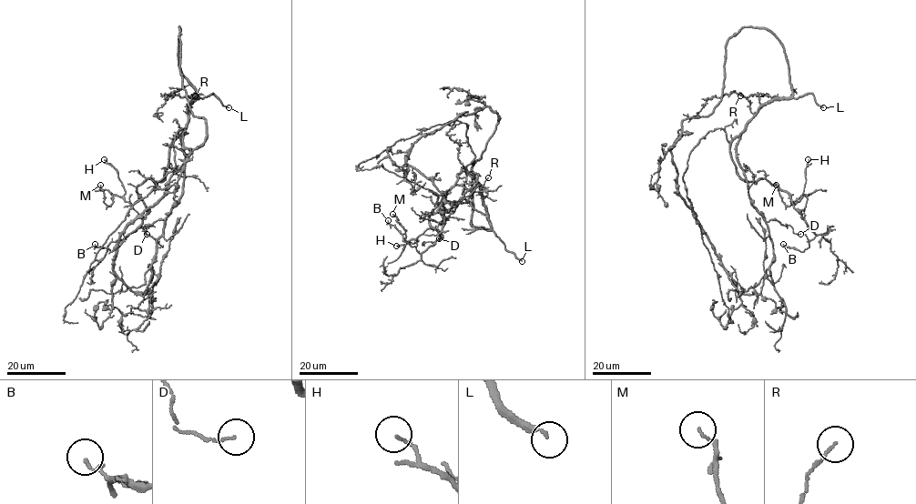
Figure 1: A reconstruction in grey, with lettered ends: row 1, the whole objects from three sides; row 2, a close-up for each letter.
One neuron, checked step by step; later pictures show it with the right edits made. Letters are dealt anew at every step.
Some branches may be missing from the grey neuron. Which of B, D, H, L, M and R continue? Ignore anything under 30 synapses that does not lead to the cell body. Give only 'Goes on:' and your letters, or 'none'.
Goes on: L

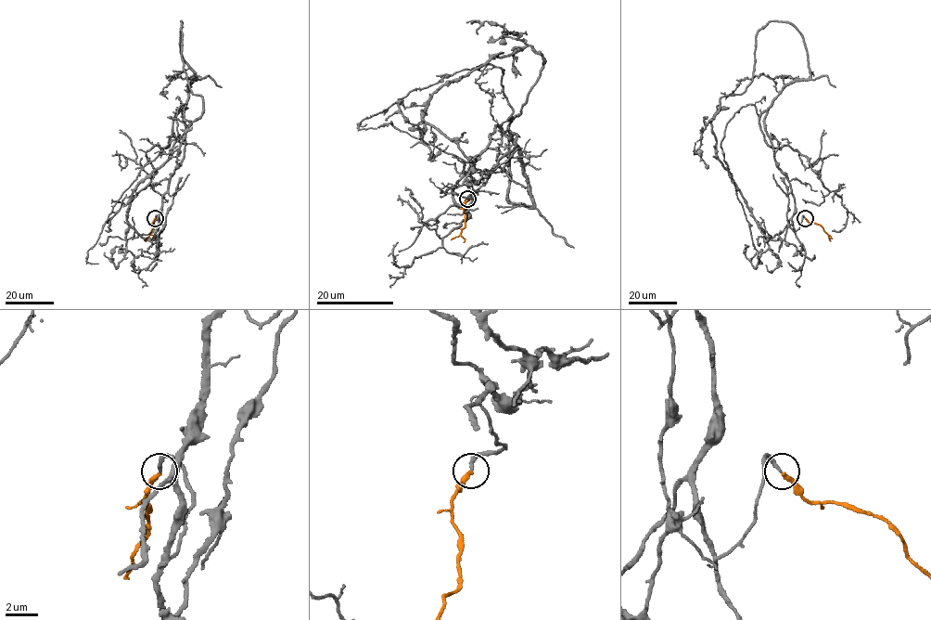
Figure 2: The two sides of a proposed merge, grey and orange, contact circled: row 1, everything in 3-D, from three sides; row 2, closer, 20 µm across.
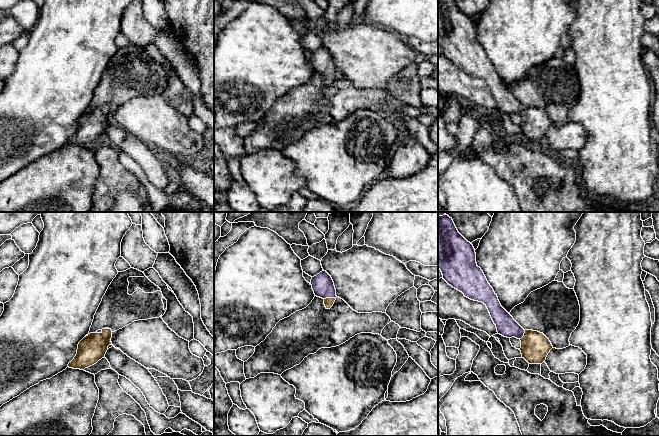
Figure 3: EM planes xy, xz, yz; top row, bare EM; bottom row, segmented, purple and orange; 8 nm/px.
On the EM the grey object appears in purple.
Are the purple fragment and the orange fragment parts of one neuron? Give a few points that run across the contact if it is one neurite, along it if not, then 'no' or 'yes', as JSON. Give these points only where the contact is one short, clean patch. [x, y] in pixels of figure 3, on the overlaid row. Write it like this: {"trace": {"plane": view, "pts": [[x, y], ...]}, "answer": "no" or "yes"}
{"trace": {"plane": "xz", "pts": [[322, 284], [329, 297], [328, 302]]}, "answer": "yes"}

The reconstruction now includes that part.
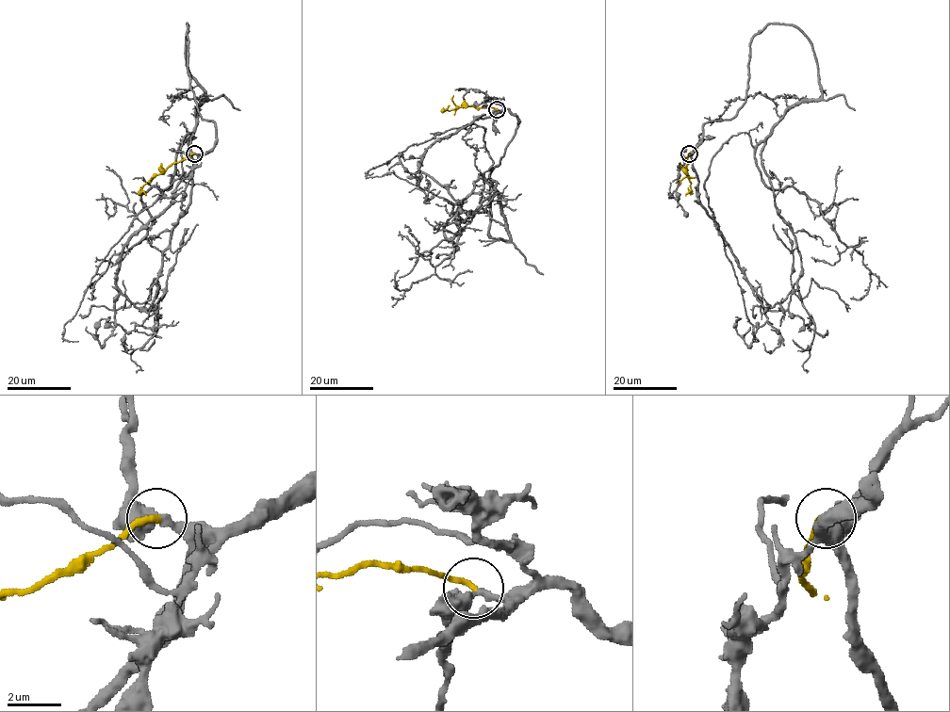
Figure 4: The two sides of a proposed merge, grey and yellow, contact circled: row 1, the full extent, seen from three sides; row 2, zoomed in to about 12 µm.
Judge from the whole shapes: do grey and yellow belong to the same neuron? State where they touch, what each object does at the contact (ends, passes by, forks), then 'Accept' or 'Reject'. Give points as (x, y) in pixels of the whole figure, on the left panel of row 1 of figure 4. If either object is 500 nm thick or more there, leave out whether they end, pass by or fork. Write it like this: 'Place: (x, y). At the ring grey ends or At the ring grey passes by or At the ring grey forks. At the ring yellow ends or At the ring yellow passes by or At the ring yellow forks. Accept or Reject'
Place: (194, 153). At the ring grey passes by. At the ring yellow ends. Accept

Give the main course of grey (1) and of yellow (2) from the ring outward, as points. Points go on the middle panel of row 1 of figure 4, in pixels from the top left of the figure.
1: (498, 109), (518, 121), (490, 168), (489, 235), (509, 240), (485, 129), (414, 143), (366, 174), (381, 177)
2: (497, 109), (466, 105), (445, 110), (449, 105)

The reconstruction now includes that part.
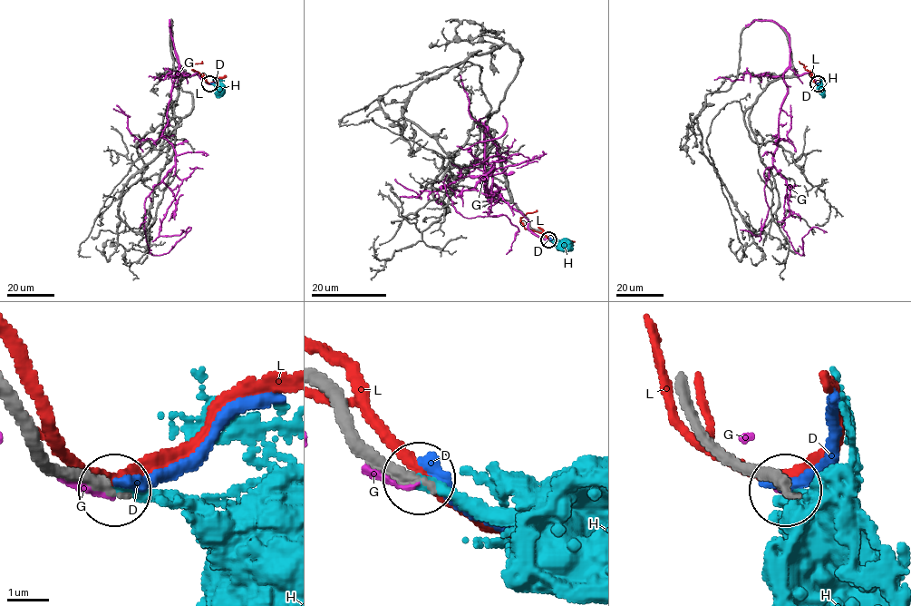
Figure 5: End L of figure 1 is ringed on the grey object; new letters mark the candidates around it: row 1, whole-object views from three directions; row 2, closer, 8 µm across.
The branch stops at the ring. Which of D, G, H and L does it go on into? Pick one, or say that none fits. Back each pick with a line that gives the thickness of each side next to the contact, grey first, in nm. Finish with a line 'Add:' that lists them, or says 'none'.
H: Thickness 300 nm (grey) against 320 nm
Add: H

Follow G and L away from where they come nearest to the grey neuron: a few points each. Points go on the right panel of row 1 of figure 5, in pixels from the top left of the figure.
G: (818, 83), (784, 73), (772, 166), (786, 183), (793, 249), (804, 255), (811, 228), (827, 232)
L: (817, 83), (811, 72), (799, 61)

